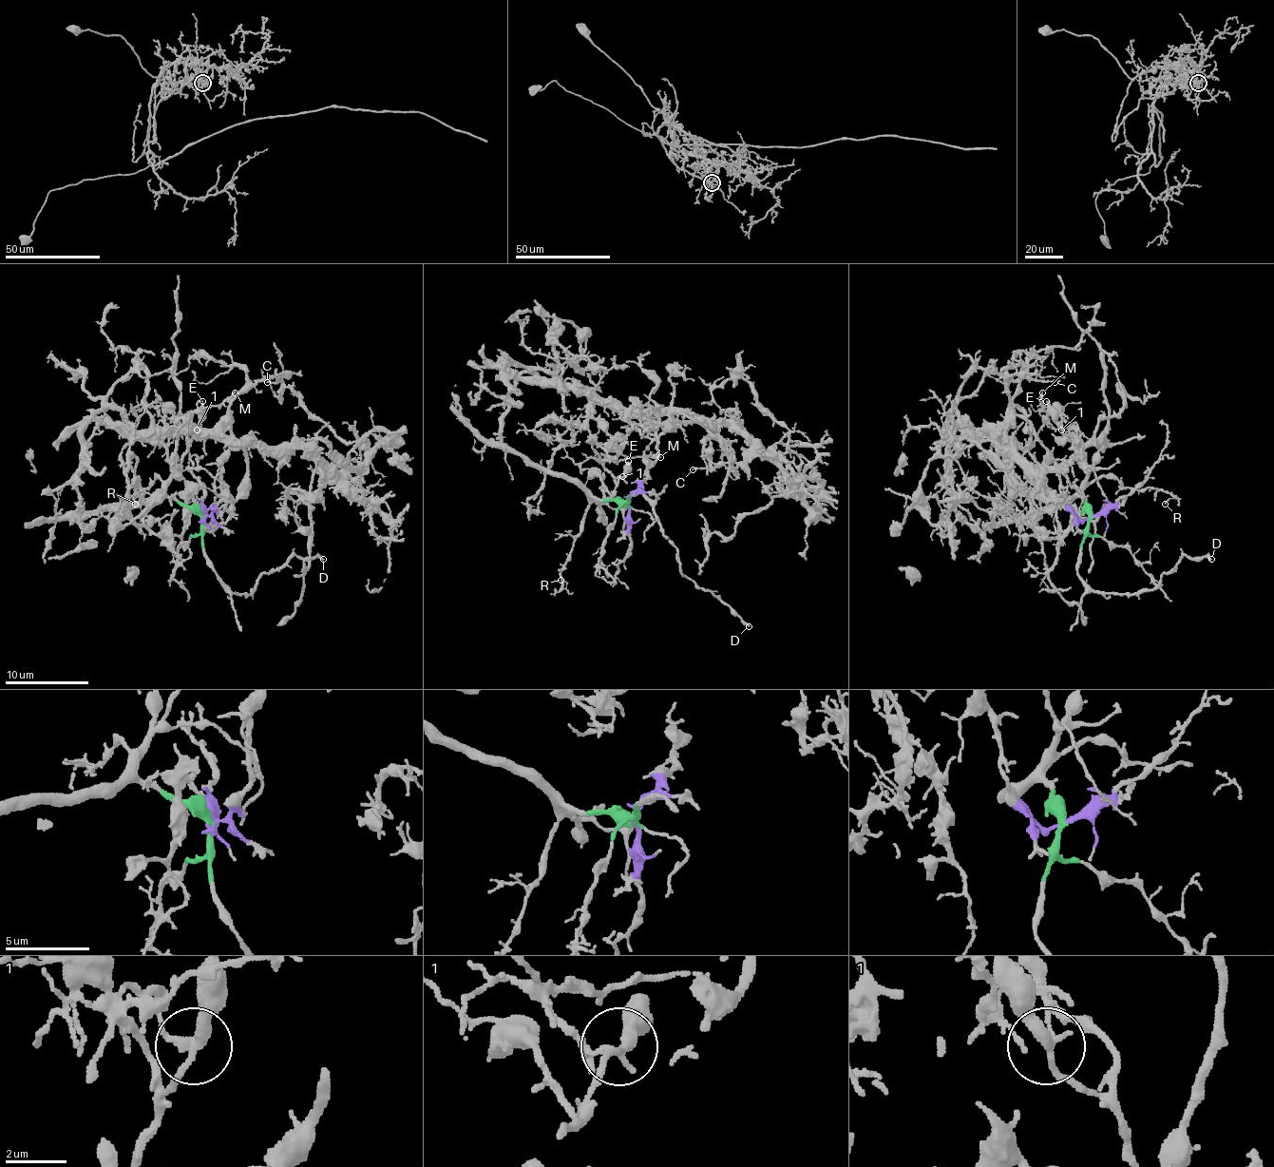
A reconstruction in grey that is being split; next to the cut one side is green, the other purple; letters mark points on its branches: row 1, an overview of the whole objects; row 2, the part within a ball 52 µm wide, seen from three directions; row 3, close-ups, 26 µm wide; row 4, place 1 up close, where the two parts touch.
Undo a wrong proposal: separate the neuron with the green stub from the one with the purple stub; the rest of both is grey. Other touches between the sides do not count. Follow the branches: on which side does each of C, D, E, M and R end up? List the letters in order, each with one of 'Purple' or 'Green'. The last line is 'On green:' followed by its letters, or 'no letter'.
C: Purple
D: Green
E: Green
M: Purple
R: Green
On green: D, E, R

